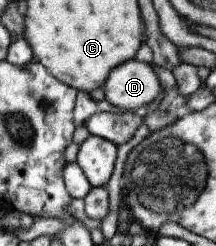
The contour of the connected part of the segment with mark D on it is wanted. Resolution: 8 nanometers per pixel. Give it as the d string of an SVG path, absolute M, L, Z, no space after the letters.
M136 59L109 71L101 88L105 100L122 111L144 112L146 106L161 94L152 66Z

